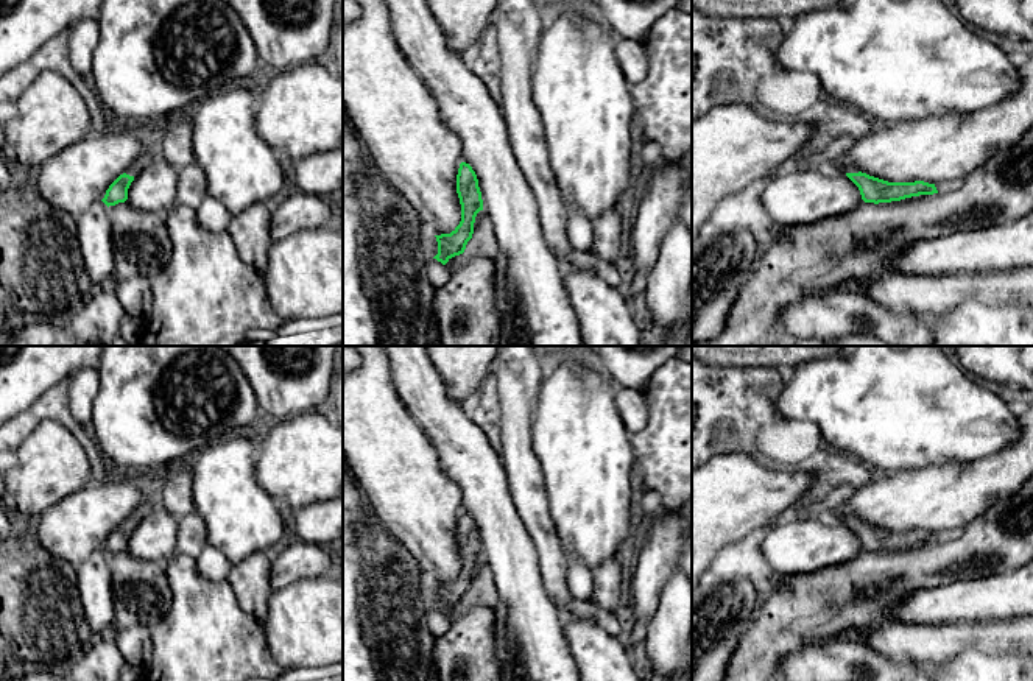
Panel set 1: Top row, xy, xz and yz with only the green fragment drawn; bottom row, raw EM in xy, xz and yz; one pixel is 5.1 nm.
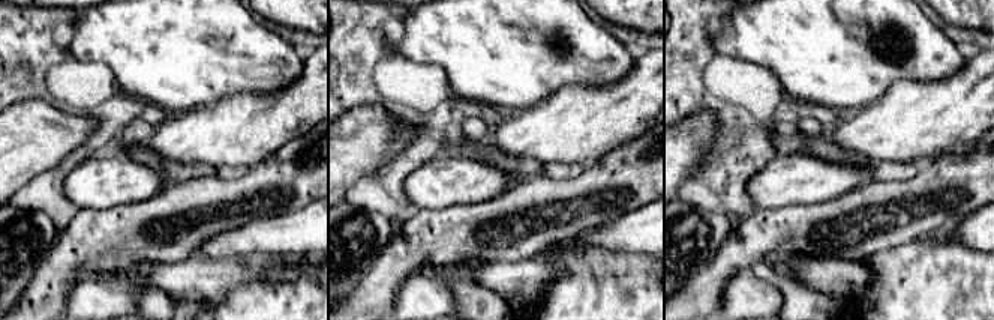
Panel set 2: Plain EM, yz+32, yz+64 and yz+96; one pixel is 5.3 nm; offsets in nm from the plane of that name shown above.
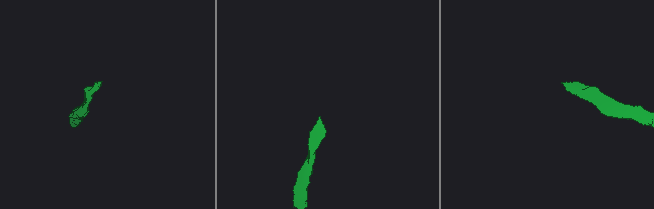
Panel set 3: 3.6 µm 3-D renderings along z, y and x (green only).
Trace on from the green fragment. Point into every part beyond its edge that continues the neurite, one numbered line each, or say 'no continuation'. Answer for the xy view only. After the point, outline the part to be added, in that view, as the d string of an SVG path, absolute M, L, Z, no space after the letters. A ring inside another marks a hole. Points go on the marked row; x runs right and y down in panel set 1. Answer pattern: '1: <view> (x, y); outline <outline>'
1: xy (139, 164); outline M150 146L132 162L132 165L126 170L126 175L136 178L154 156L156 148Z

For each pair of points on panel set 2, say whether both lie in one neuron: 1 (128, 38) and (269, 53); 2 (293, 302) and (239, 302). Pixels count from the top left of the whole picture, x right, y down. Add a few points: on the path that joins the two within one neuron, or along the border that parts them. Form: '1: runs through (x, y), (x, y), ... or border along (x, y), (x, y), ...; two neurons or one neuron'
1: runs through (162, 45), (218, 48), (225, 56), (234, 56); one neuron
2: runs through (279, 302), (252, 302); one neuron

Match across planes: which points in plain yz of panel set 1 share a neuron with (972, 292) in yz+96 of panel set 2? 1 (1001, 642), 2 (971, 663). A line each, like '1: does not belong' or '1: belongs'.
1: does not belong
2: belongs

